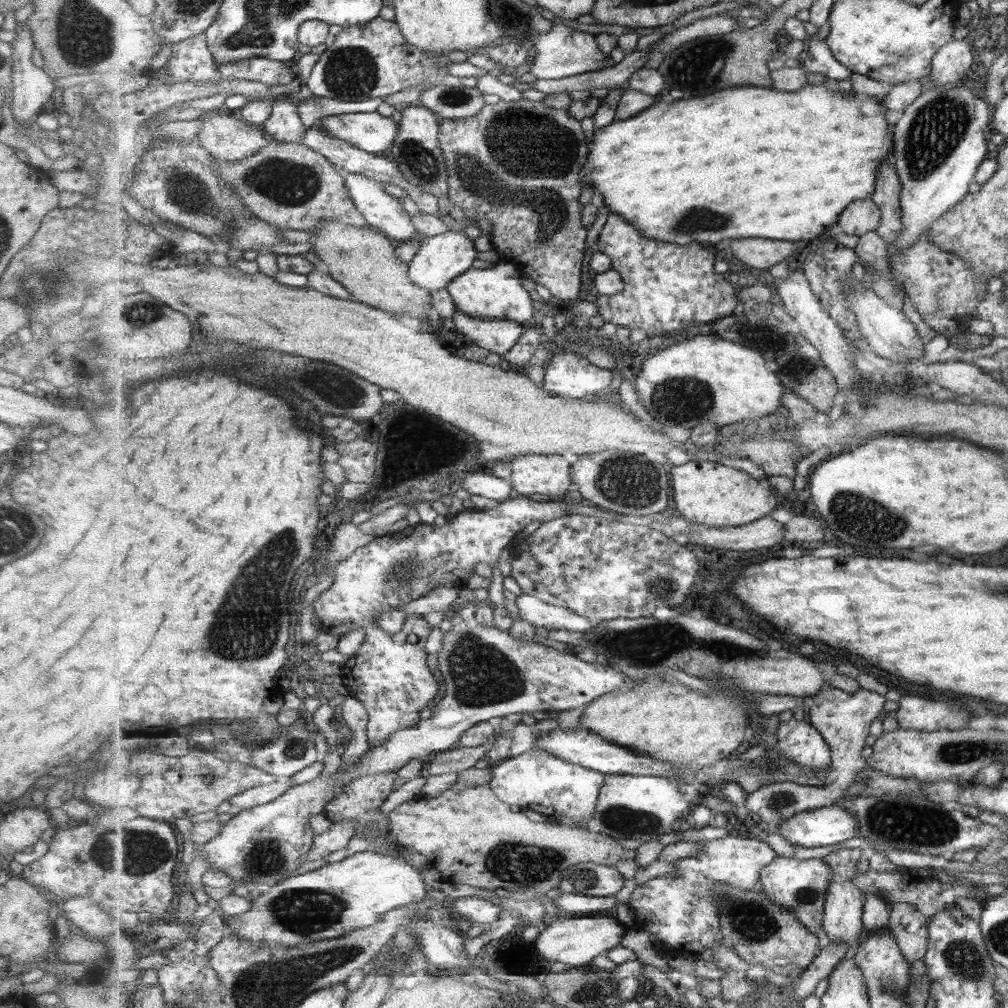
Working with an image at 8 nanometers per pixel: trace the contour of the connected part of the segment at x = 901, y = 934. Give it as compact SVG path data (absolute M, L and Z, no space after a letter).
M907 903L895 904L890 907L890 921L887 928L899 941L903 957L913 963L922 960L929 950L929 924L932 918L925 916Z

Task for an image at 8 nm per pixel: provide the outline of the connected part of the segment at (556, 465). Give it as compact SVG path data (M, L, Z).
M517 455L510 462L511 484L521 496L567 494L573 486L573 464L563 456Z

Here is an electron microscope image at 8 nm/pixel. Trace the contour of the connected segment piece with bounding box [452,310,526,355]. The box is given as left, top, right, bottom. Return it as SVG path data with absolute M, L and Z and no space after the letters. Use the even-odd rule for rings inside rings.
M460 310L452 319L457 331L463 331L473 342L500 355L507 354L517 345L526 329L519 321L485 320L469 316Z

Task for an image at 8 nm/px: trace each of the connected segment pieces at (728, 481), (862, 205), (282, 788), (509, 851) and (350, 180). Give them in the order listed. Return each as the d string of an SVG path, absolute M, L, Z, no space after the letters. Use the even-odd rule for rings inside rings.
M707 457L689 460L682 466L669 467L676 510L686 520L717 528L743 526L761 520L777 508L777 492L770 487L763 488L747 472L711 462Z
M855 200L851 202L839 217L836 230L846 234L862 237L881 224L882 212L871 200Z
M290 777L278 778L270 785L259 786L243 792L243 794L232 796L229 800L231 813L233 815L243 812L254 805L267 804L273 802L276 798L283 796L291 786L295 786L297 782L291 781Z
M455 783L437 798L416 797L401 803L391 813L393 834L400 846L416 850L427 858L427 866L440 872L442 881L481 888L490 894L501 892L546 893L560 886L562 874L579 863L606 864L615 867L622 860L637 859L637 850L621 846L617 839L597 829L570 827L550 819L533 822L525 814L511 812L511 804L503 802L487 785L464 786Z
M339 168L339 171L341 171L346 178L351 198L353 198L358 209L363 213L363 216L366 217L372 228L391 237L398 244L421 238L411 214L407 214L407 212L403 210L401 202L399 202L395 196L387 194L383 189L383 186L386 185L385 182L379 182L363 174L353 174L352 172L342 170L342 168Z

